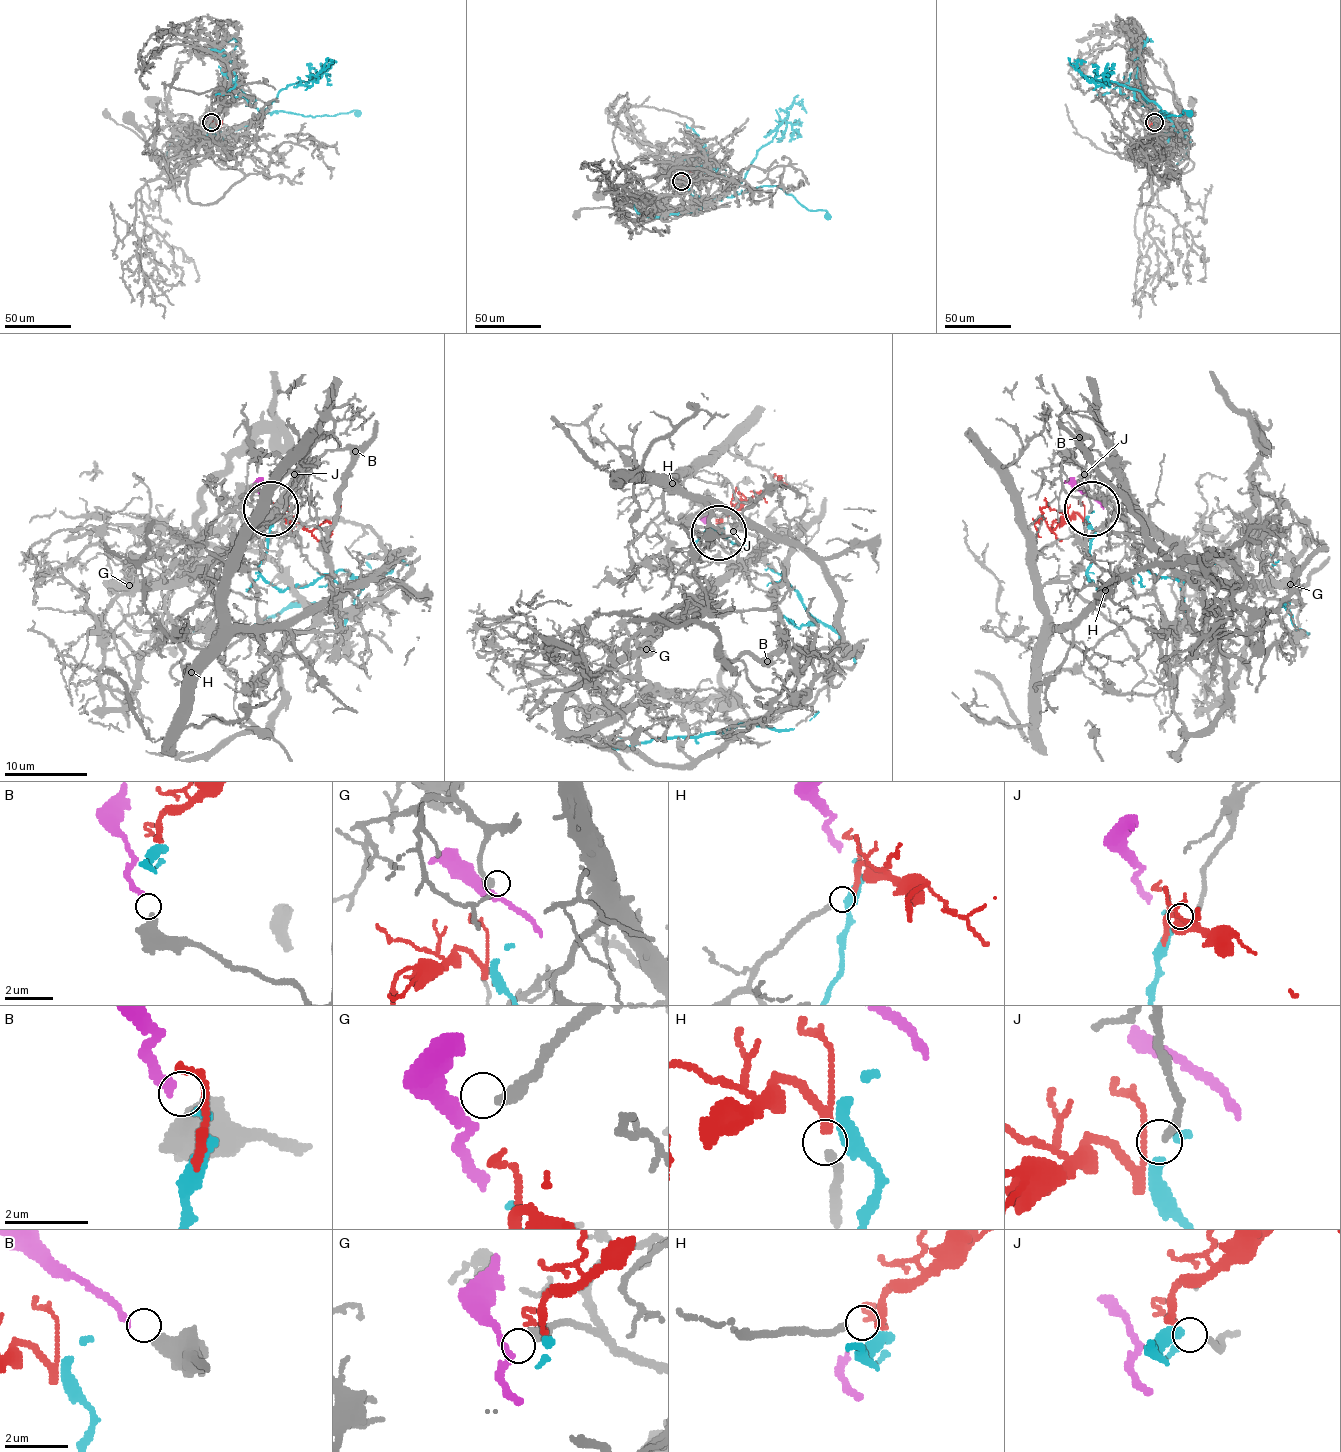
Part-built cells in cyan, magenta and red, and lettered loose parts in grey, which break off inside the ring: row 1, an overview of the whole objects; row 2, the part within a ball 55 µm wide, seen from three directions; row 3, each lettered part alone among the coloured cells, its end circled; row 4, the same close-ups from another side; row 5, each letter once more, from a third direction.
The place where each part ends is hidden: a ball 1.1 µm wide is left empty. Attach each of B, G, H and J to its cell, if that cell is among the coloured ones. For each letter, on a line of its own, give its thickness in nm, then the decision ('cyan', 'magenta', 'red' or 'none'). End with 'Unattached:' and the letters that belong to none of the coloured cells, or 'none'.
B: calibre 460 nm; magenta
G: calibre 360 nm; none
H: calibre 220 nm; red
J: calibre 160 nm; cyan
Unattached: G

